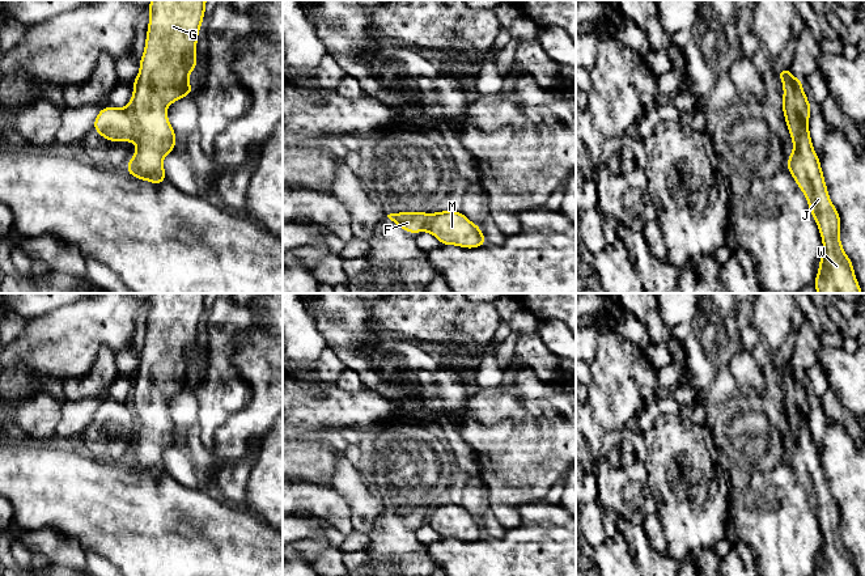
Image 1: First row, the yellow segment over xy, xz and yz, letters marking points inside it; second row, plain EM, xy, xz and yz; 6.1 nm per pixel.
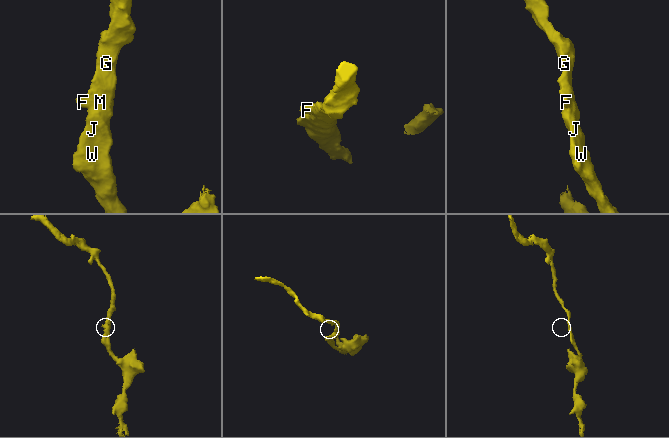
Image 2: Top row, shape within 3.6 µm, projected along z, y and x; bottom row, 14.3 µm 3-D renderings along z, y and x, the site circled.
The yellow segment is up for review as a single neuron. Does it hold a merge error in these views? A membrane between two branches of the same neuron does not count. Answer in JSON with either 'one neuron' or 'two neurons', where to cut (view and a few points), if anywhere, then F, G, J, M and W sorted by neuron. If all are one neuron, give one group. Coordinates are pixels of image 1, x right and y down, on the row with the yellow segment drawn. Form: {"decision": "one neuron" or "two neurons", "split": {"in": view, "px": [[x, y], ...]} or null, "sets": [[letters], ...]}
{"decision": "two neurons", "split": {"in": "xy", "px": [[131, 98], [135, 119], [134, 139]]}, "sets": [["F"], ["G", "J", "M", "W"]]}

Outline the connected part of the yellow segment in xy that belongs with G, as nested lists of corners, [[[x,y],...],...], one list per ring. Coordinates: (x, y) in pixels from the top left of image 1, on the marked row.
[[[152,0],[148,10],[150,13],[145,50],[140,58],[140,71],[133,80],[132,107],[136,122],[135,156],[130,160],[126,170],[137,179],[160,185],[166,181],[162,160],[174,151],[177,141],[174,130],[168,120],[166,109],[170,103],[185,96],[191,96],[194,88],[188,84],[188,75],[196,68],[198,33],[203,22],[207,0]]]

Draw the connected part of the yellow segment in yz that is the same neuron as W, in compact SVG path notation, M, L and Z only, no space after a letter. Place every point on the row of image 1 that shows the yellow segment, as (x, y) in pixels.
M789 68L776 73L783 80L783 111L788 114L786 120L793 127L793 153L788 157L786 168L807 199L823 241L813 285L818 293L862 293L852 261L843 250L839 238L840 216L830 200L821 161L811 144L807 126L811 105L802 89L802 81L793 77Z

